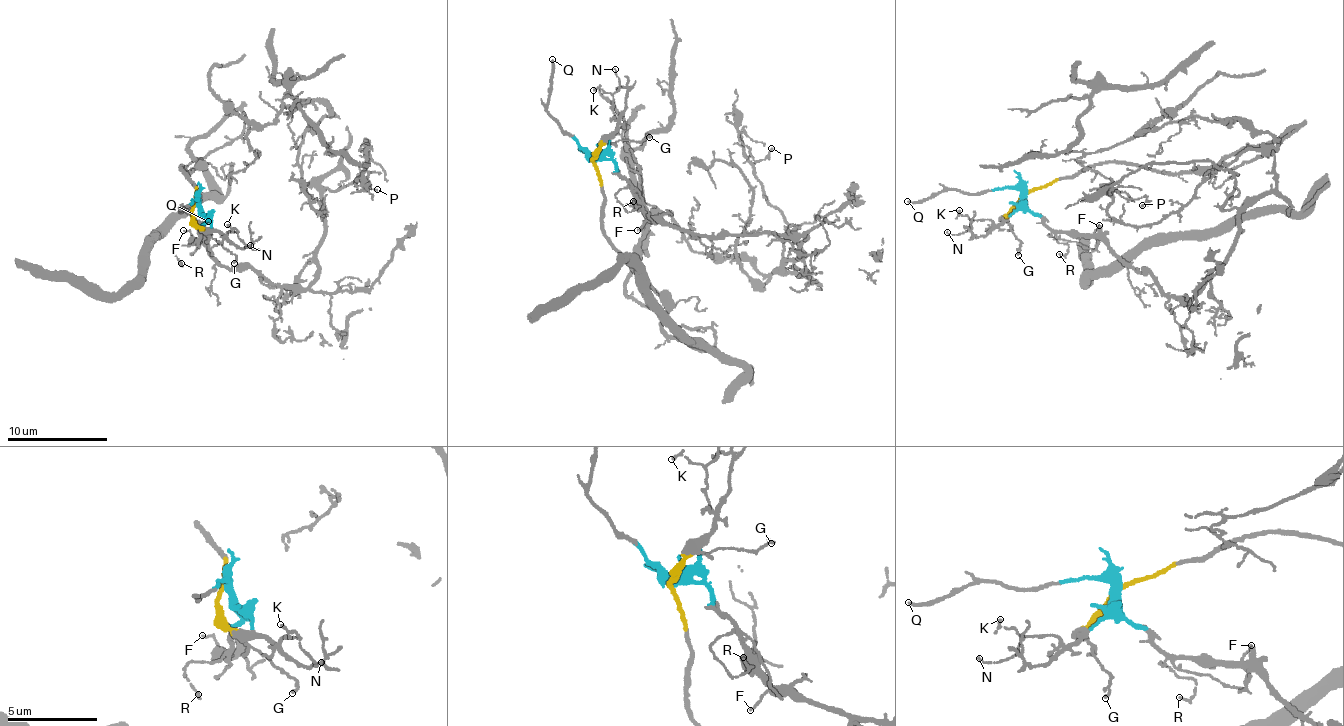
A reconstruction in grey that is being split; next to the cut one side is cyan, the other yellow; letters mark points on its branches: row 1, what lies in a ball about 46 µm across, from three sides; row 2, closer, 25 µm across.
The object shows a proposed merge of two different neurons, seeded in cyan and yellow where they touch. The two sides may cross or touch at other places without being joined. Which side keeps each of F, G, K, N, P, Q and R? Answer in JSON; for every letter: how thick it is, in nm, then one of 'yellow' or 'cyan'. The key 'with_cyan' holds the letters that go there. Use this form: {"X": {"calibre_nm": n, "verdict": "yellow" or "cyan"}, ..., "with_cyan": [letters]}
{"F": {"calibre_nm": 120, "verdict": "cyan"}, "G": {"calibre_nm": 150, "verdict": "yellow"}, "K": {"calibre_nm": 150, "verdict": "yellow"}, "N": {"calibre_nm": 110, "verdict": "yellow"}, "P": {"calibre_nm": 80, "verdict": "cyan"}, "Q": {"calibre_nm": 180, "verdict": "cyan"}, "R": {"calibre_nm": 130, "verdict": "cyan"}, "with_cyan": ["F", "P", "Q", "R"]}

